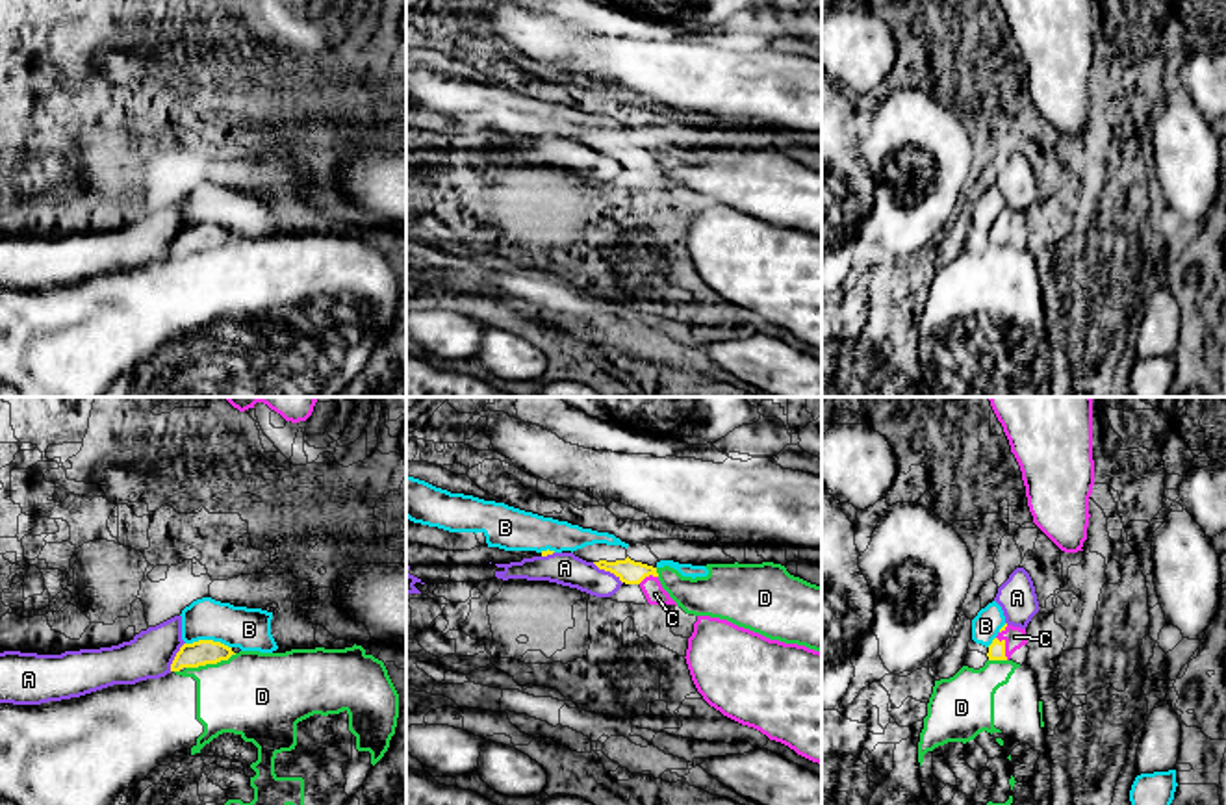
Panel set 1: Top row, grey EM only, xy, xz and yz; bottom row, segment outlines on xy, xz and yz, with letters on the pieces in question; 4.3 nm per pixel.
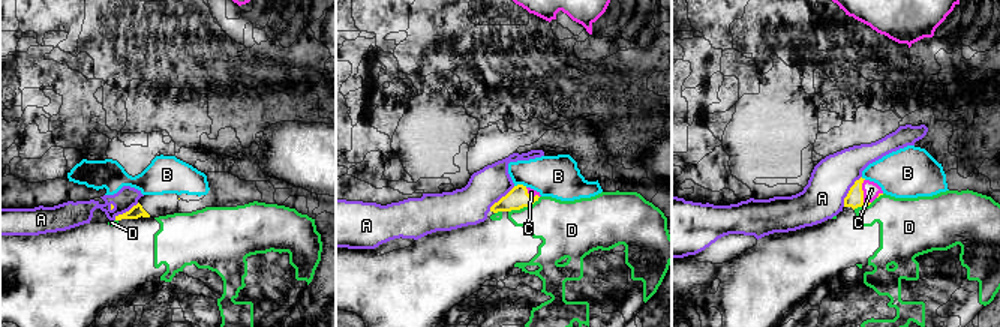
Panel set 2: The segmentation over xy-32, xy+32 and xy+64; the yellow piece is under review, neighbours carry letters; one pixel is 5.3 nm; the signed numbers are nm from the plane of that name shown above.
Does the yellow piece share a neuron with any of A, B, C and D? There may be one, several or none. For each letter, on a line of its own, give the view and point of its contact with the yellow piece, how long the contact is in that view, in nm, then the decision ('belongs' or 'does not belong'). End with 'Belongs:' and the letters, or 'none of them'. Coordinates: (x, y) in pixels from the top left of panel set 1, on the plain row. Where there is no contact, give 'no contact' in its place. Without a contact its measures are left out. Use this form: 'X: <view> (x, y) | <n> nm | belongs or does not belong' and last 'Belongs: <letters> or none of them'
A: xz (607, 154) | 160 nm | does not belong
B: xy (208, 225) | 200 nm | does not belong
C: yz (1004, 232) | 120 nm | belongs
D: xy (210, 247) | 240 nm | does not belong
Belongs: C

